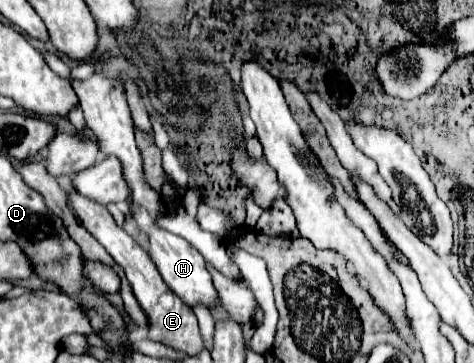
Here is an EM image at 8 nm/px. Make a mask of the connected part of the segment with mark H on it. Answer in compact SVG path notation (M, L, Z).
M134 207L130 217L136 221L136 225L140 227L142 233L148 235L148 243L150 243L150 249L148 249L148 255L152 257L152 261L156 263L164 283L188 305L188 307L194 307L196 303L204 303L206 307L214 305L216 299L218 299L218 293L212 285L212 279L210 279L210 273L206 271L204 267L204 257L182 237L178 235L172 235L168 233L166 229L158 227L156 225L156 219L150 217L150 213L142 207Z

